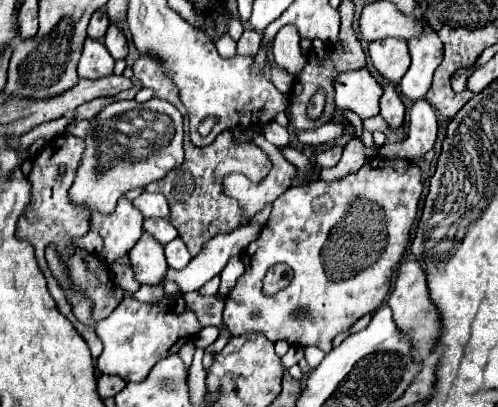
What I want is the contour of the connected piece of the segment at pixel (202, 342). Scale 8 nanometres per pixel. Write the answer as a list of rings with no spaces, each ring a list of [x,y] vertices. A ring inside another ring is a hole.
[[[208,326],[202,329],[194,338],[194,342],[198,348],[206,349],[209,345],[216,341],[219,336],[219,330],[216,327]]]

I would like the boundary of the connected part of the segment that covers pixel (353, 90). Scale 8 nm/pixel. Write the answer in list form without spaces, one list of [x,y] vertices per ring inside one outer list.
[[[366,68],[340,74],[334,82],[334,88],[336,106],[340,110],[356,112],[362,120],[380,114],[382,86],[372,78]]]

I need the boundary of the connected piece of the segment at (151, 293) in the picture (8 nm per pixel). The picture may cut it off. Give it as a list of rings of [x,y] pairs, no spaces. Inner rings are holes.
[[[142,284],[133,296],[140,302],[156,304],[162,300],[164,291],[160,289],[160,286]]]

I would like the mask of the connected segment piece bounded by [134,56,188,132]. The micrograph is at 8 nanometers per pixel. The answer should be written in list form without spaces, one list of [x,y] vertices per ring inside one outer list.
[[[140,56],[140,60],[134,64],[134,78],[138,82],[142,82],[146,88],[152,88],[154,90],[154,96],[156,98],[162,98],[162,100],[168,100],[170,104],[174,104],[182,116],[184,116],[184,130],[188,132],[188,114],[186,114],[186,108],[182,106],[180,102],[180,96],[178,96],[178,88],[172,84],[172,80],[162,72],[160,68],[160,62],[154,60],[152,56]]]

